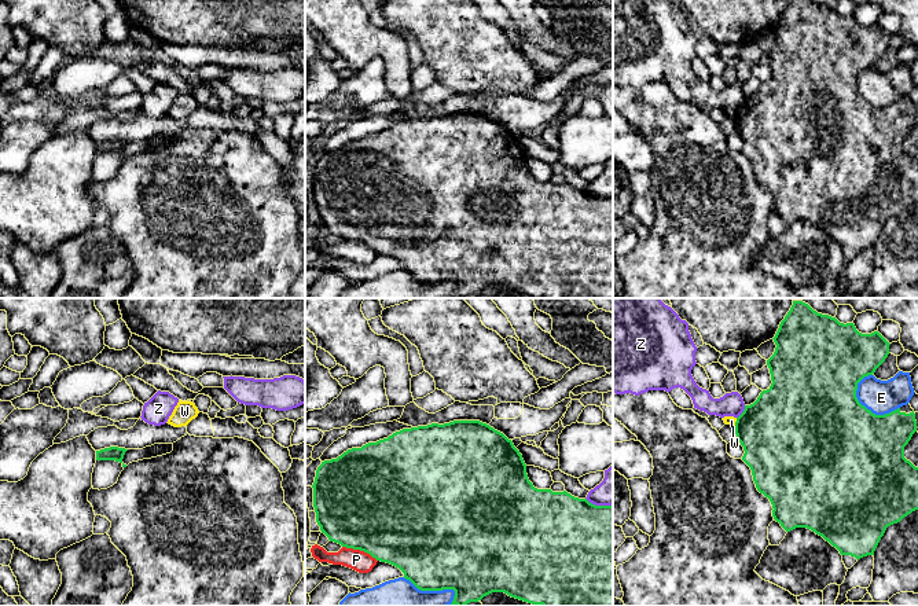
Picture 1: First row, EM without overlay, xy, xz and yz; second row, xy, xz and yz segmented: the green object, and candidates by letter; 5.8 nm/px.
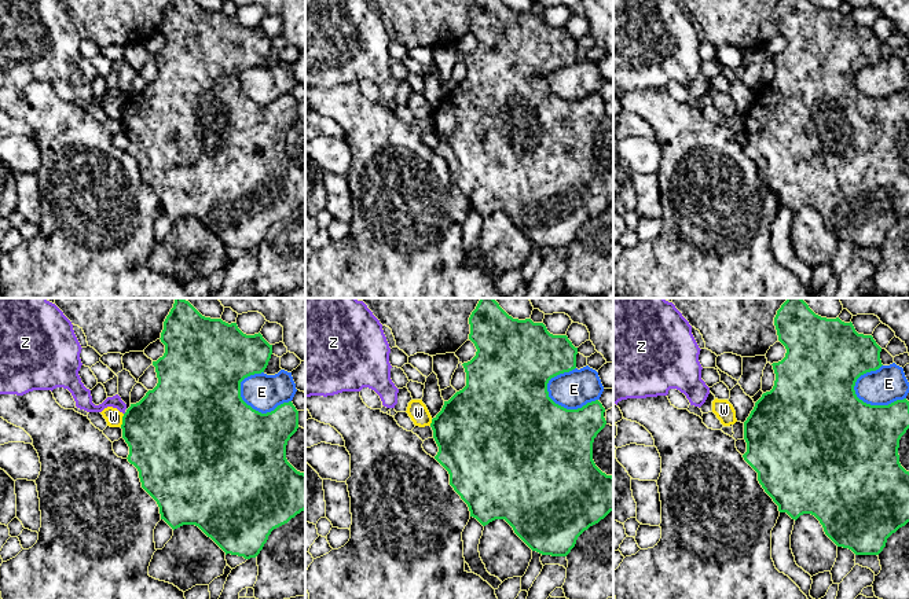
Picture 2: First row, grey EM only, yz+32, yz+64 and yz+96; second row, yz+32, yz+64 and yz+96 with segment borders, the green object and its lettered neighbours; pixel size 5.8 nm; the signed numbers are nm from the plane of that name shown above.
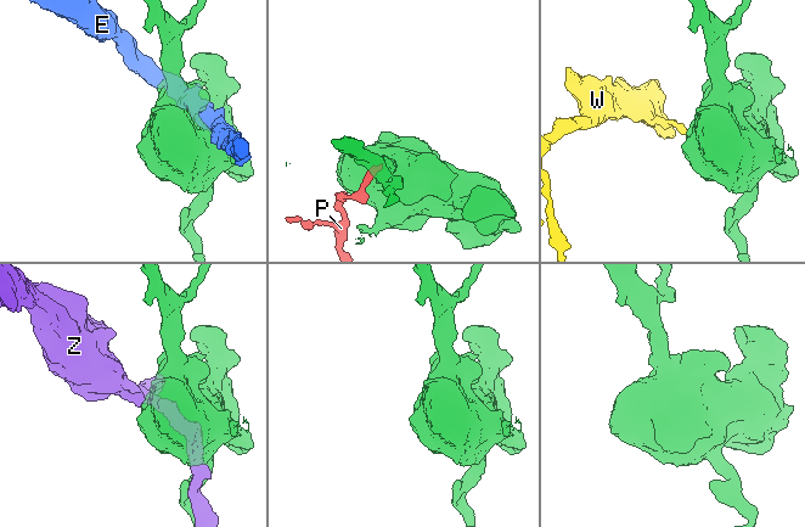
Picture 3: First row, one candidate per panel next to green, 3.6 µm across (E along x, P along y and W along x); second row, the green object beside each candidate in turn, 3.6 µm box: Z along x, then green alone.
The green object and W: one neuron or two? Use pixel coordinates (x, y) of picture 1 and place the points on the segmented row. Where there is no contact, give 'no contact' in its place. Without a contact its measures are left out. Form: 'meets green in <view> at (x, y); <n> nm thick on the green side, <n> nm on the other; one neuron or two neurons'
meets green in yz at (735, 422); 440 nm thick on the green side, 50 nm on the other; two neurons

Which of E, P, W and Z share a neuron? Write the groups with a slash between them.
E / P / W / Z

